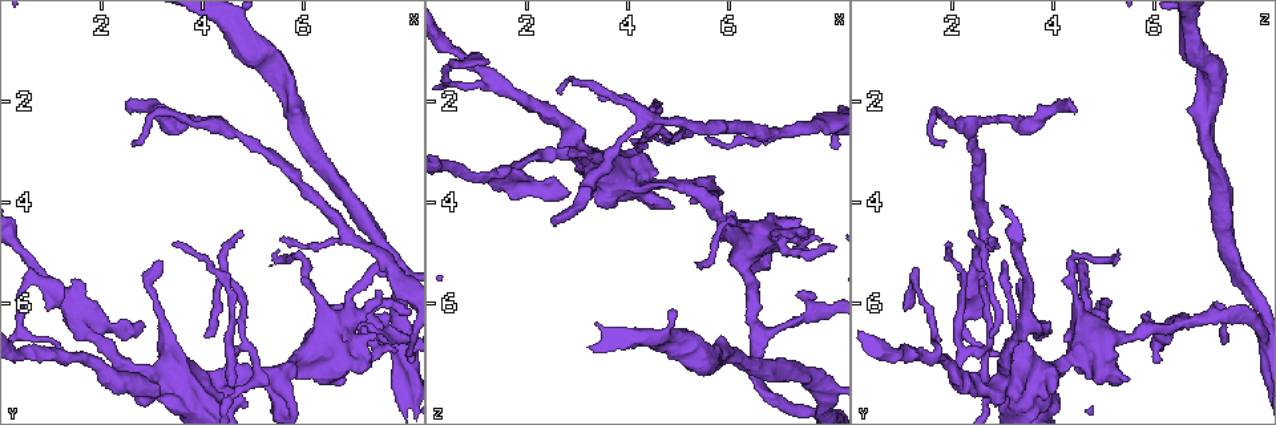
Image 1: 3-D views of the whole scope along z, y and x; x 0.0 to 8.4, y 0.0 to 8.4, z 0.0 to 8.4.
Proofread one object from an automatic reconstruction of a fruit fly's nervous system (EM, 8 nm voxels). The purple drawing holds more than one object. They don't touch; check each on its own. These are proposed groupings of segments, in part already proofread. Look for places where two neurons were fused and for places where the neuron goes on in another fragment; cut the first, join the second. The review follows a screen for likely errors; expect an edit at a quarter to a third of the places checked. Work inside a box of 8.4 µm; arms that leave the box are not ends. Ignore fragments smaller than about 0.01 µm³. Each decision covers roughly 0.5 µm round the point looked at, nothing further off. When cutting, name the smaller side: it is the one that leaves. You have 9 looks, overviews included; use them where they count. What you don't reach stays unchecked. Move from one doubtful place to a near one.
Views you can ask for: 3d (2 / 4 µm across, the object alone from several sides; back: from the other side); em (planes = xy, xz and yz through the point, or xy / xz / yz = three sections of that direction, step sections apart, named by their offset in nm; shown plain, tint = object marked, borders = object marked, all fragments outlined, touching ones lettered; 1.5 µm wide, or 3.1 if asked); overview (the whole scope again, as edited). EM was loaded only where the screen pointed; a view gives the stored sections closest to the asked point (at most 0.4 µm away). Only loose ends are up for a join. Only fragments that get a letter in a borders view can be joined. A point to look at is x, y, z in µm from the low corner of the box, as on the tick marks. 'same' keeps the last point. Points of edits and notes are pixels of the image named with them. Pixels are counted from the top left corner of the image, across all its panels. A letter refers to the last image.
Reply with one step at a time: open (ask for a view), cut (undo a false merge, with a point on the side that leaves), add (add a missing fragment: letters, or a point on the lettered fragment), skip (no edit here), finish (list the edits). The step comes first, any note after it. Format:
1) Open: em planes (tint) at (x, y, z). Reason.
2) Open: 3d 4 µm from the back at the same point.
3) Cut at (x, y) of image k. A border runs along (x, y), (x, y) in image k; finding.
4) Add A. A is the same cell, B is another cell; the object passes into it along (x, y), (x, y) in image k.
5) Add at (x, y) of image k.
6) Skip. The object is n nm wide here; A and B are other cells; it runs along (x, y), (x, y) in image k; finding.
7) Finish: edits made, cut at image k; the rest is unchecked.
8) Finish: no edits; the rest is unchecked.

Open: 3d 2 µm at (2.80, 6.40, 3.80). Free end.

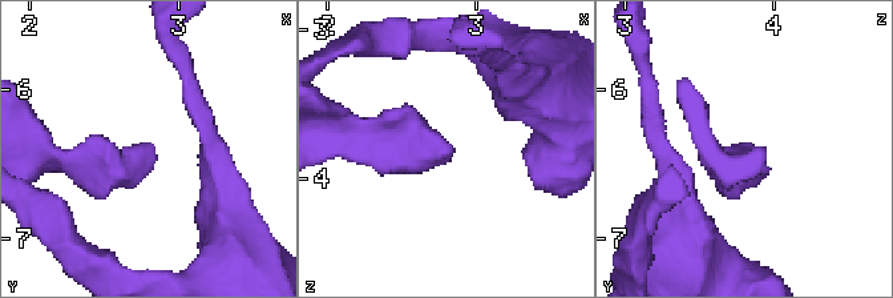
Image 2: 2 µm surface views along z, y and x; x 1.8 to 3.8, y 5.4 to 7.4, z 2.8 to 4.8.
Open: em planes (borders) at (2.80, 6.40, 3.86).

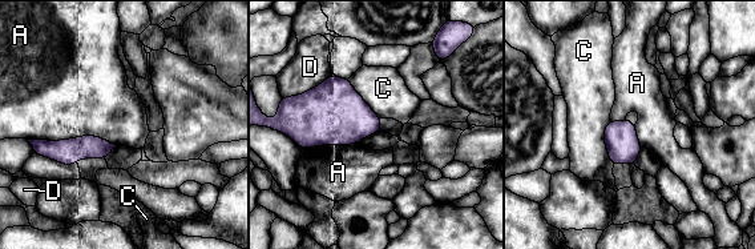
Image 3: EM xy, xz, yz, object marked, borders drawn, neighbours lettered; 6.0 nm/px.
Skip. A, C and D are other cells; a border runs along (29, 139), (99, 136), (117, 145) in image 3; no lettered fragment goes on from it.

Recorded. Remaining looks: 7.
Open: em xz step 4 (tint) at (1.40, 7.10, 1.65). Thin neck.

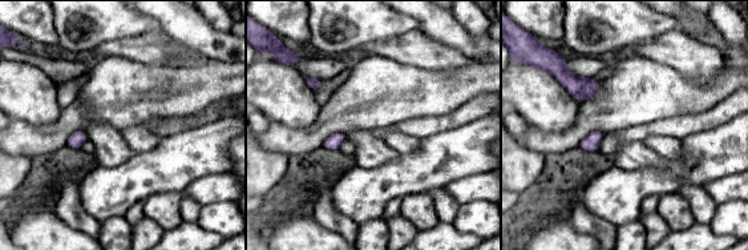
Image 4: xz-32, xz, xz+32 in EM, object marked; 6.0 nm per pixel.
Open: em planes (borders) at the same point. Another direction.

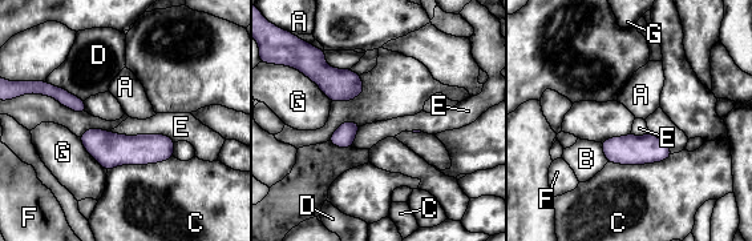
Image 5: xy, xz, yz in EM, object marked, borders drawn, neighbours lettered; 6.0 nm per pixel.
Skip. A, B, C, D, E, F and G are other cells; it runs along (84, 137), (104, 147), (170, 143) in image 5; one neuron here.

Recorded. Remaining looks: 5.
Open: 3d 2 µm from the back at (4.75, 6.85, 2.65). Four-way junction.

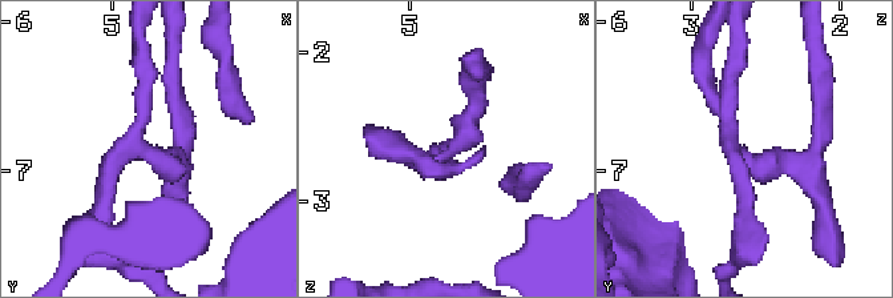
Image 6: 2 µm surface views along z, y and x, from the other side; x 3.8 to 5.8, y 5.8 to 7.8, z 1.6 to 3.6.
Open: em planes (plain) at (4.78, 6.84, 2.70). 4 arms meet here; now the EM.

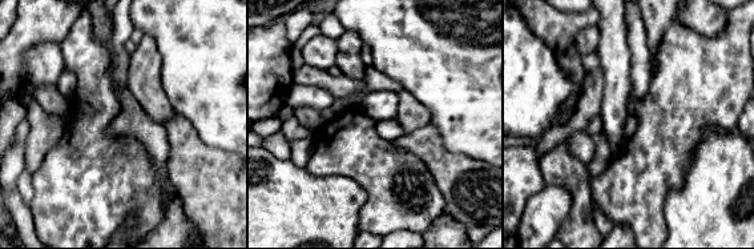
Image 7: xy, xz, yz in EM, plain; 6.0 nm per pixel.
Open: em planes (borders) at the same point. What lies round it.

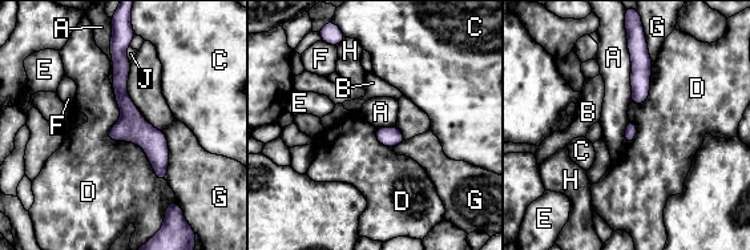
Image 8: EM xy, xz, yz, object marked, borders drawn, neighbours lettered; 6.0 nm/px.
Skip. A, B, C, D, E, F, G, H and J are other cells; a border runs along (625, 36), (630, 59), (630, 101) in image 8; one neuron here.

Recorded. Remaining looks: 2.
Open: 3d 2 µm at (3.40, 4.80, 1.90). Tapers out.

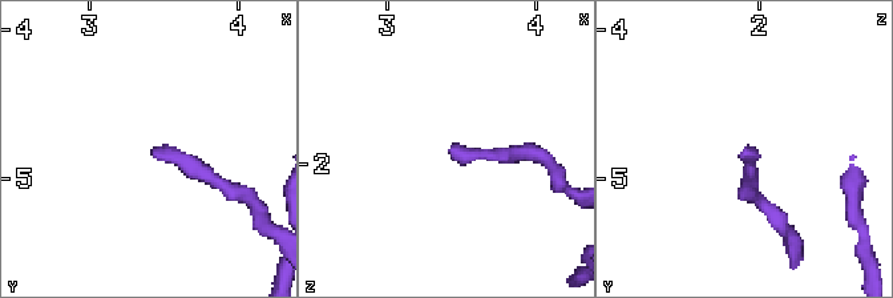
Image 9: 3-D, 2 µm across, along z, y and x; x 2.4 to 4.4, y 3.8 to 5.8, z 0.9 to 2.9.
Open: em xz step 8 (borders) at (3.42, 4.82, 1.90).

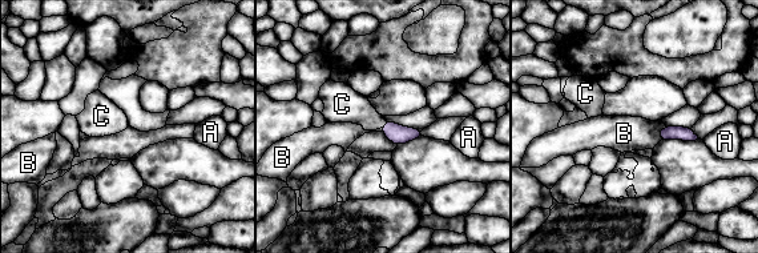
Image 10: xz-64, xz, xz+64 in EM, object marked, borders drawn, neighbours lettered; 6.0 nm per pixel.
Add at (347, 105) of image 10. C is the same cell, A and B are other cells; the object passes into it along (399, 135), (383, 125), (347, 105) in image 10; it goes on there.

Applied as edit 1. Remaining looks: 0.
Finish: edits made, add at image 10; the rest is unchecked.

